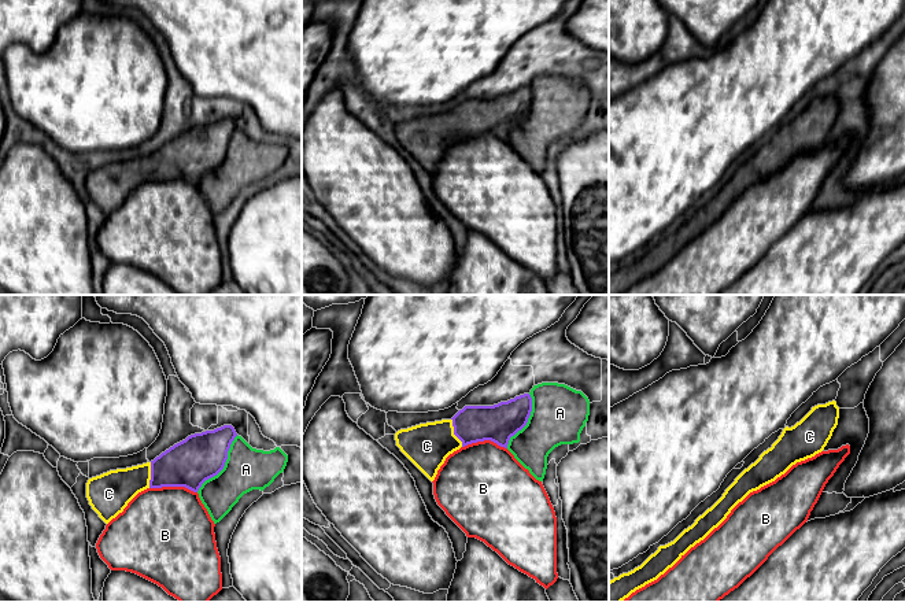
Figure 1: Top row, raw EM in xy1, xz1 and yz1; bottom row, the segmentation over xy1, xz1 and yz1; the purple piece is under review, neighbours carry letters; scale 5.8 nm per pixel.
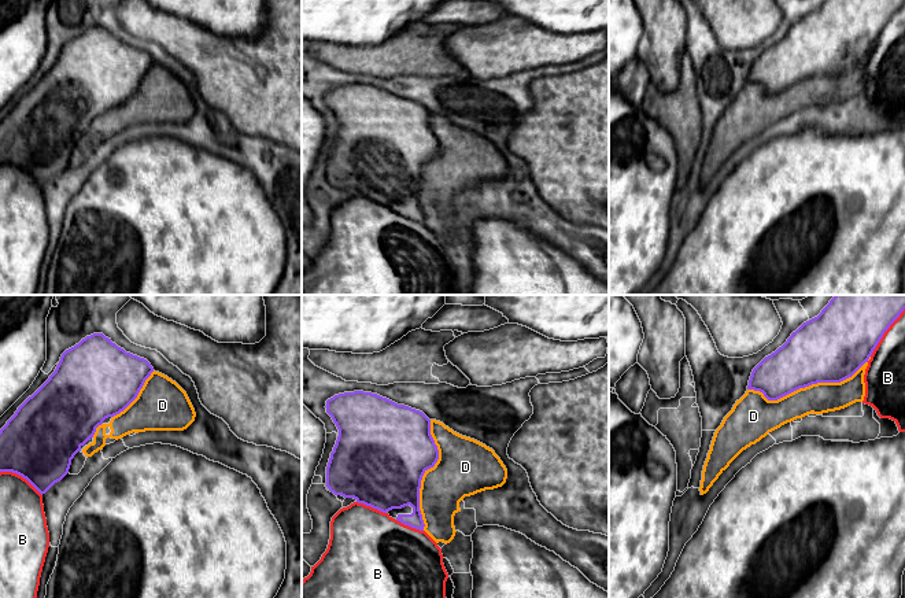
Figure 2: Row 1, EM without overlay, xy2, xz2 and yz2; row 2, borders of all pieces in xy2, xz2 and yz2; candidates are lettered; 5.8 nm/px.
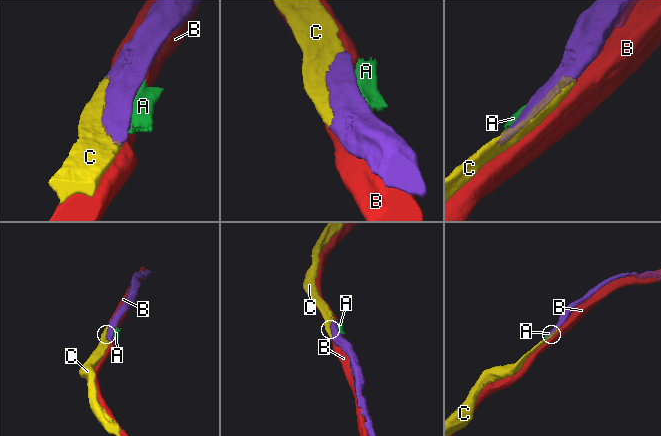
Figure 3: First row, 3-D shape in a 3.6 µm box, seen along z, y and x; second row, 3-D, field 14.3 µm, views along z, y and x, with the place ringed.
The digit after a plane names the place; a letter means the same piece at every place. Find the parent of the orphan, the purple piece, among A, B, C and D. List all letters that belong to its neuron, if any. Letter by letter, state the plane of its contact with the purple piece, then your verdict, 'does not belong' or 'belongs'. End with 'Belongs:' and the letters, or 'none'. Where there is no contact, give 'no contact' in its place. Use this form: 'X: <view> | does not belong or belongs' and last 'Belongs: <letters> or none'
A: xy1 | does not belong
B: yz2 | does not belong
C: xz1 | belongs
D: yz2 | does not belong
Belongs: C

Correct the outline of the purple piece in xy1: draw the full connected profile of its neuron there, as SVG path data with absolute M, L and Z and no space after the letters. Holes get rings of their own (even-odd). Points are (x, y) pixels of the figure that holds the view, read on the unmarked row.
M224 118L214 123L188 129L185 133L174 137L151 155L126 162L110 163L92 170L86 176L86 191L89 197L99 210L108 217L123 204L128 196L138 185L147 181L185 180L197 185L206 173L217 169L224 162L228 152L228 144L236 129L237 126L232 118Z

